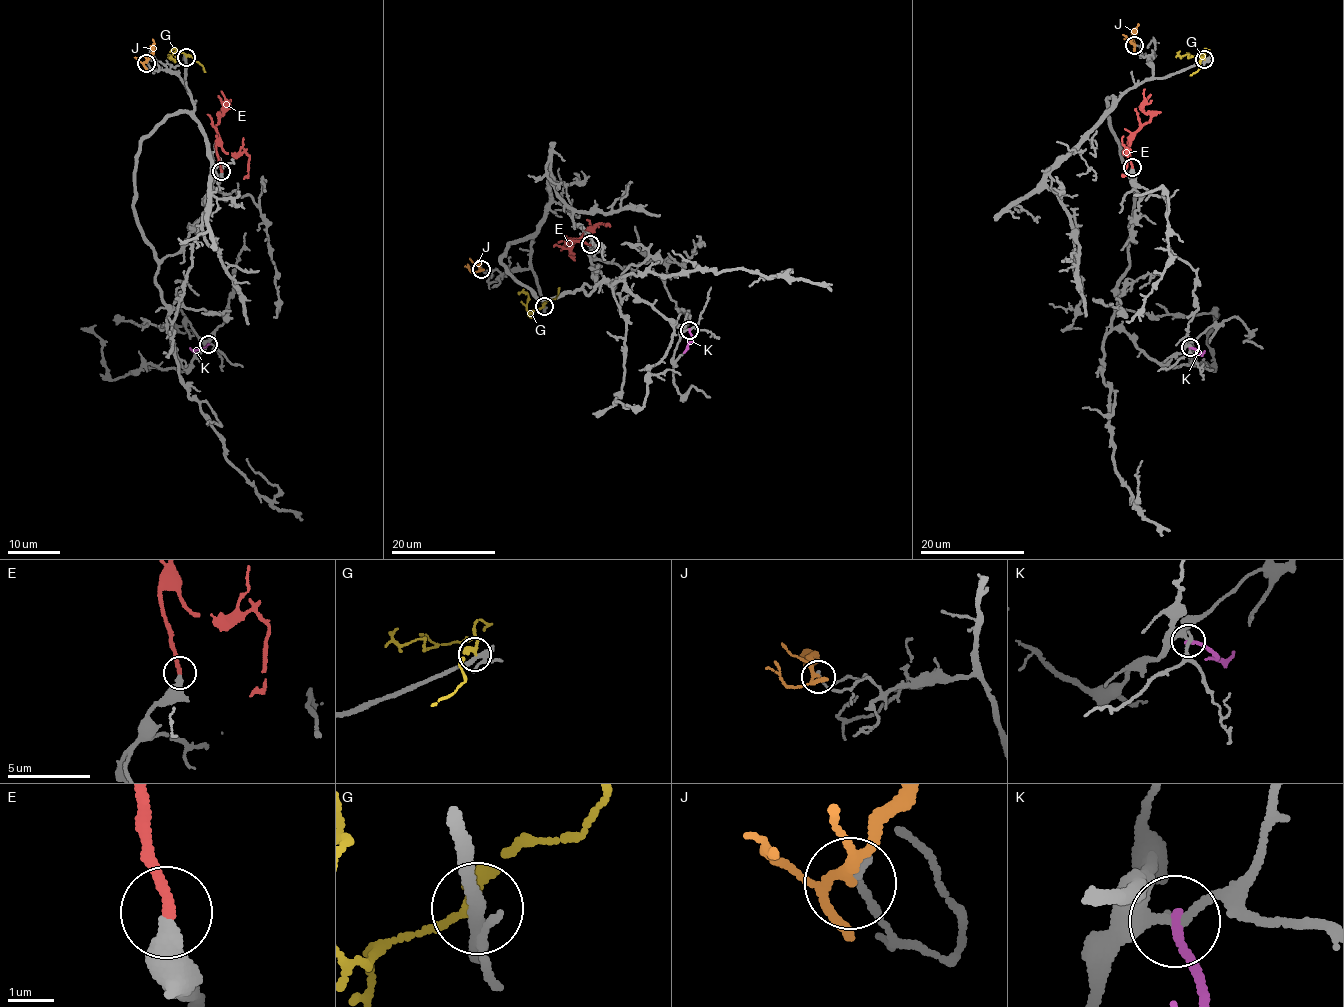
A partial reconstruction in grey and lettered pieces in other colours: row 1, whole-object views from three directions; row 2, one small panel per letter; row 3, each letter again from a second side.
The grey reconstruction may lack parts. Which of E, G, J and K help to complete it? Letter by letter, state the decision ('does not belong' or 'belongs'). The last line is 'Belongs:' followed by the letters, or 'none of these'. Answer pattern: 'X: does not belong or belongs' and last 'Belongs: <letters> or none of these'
E: belongs
G: belongs
J: does not belong
K: does not belong
Belongs: E, G

